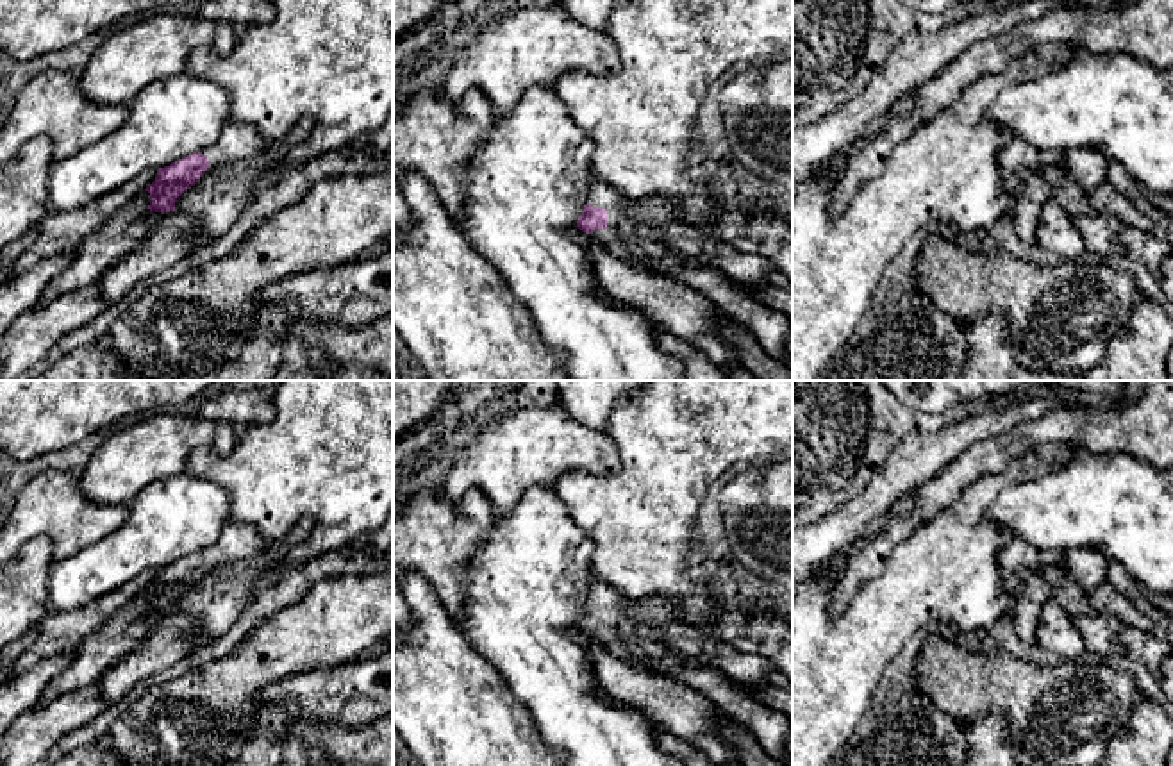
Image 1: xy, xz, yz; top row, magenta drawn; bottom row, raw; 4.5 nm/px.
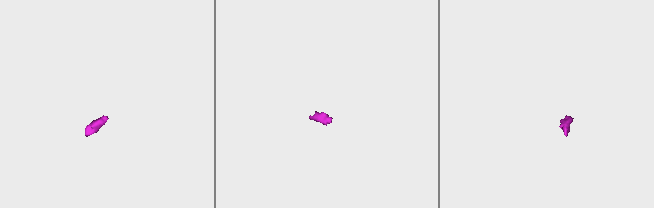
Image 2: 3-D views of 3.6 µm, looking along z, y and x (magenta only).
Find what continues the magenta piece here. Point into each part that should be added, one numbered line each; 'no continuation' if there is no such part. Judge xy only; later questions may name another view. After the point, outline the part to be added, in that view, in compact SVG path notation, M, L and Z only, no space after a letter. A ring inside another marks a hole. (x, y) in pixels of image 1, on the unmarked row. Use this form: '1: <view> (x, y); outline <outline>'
1: xy (236, 541); outline M227 521L218 536L218 539L200 550L209 561L209 568L200 575L200 579L216 570L221 564L248 559L270 546L259 532L248 523Z

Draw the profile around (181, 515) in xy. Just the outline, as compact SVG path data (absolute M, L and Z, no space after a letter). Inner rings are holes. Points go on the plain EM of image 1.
M184 470L148 484L129 509L129 518L118 530L54 564L48 582L52 611L86 607L136 580L146 570L170 566L212 545L230 520L230 495L223 486Z

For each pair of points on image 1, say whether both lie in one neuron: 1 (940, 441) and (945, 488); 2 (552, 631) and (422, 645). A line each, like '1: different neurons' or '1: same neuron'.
1: different neurons
2: different neurons

